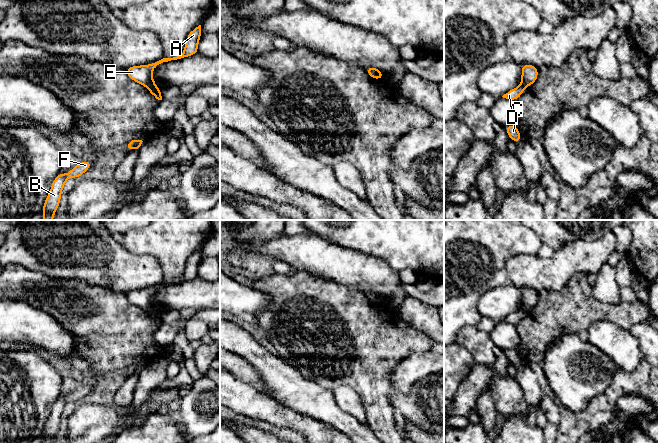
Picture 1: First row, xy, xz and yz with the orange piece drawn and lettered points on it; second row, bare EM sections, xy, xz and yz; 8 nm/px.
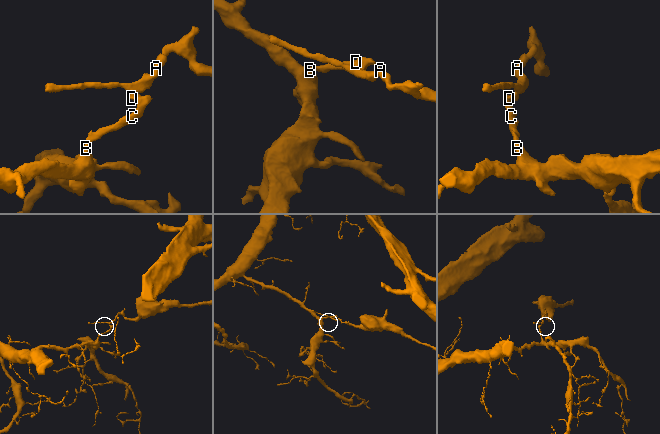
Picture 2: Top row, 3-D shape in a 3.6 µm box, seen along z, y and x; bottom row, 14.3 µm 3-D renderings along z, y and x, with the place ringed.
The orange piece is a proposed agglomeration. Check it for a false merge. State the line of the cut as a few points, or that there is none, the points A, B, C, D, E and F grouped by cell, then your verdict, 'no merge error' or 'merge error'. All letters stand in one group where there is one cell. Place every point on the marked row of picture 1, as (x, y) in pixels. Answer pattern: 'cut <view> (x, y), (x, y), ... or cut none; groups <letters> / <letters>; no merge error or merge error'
cut xy (154, 85), (148, 88); groups A E / B C D F; merge error

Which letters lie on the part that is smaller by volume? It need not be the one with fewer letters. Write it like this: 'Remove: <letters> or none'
Remove: A, E

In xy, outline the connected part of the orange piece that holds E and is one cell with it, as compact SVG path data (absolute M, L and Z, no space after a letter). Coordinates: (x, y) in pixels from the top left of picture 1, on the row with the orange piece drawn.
M201 25L193 29L187 37L183 53L180 56L173 58L163 58L155 63L141 66L132 66L125 68L125 71L129 78L135 82L142 84L144 87L150 88L155 86L155 81L151 75L157 65L168 62L171 60L177 60L184 57L192 56L198 53L198 41L201 38Z

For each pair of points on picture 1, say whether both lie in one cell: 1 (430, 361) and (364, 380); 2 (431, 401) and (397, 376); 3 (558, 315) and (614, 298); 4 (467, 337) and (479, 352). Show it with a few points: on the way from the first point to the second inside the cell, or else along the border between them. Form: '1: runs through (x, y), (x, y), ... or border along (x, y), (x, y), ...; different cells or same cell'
1: border along (407, 357), (391, 370), (389, 382); different cells
2: border along (431, 374), (417, 380), (406, 392), (390, 383); different cells
3: border along (589, 281), (591, 293), (598, 300), (621, 302); different cells
4: runs through (471, 341), (478, 348); same cell

